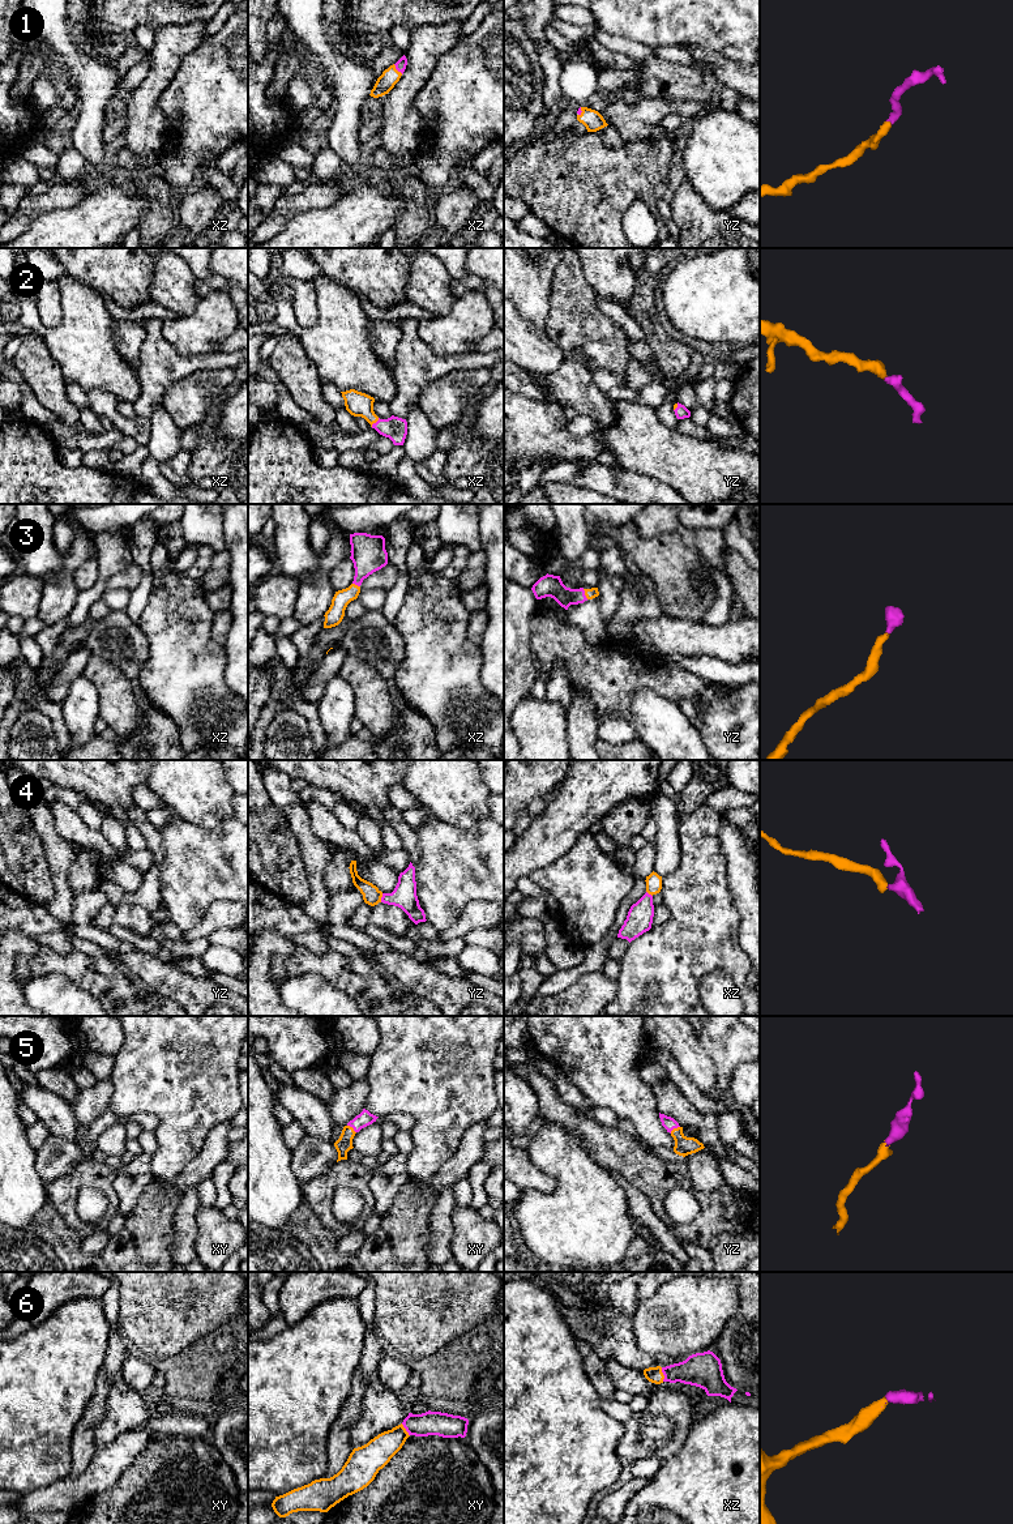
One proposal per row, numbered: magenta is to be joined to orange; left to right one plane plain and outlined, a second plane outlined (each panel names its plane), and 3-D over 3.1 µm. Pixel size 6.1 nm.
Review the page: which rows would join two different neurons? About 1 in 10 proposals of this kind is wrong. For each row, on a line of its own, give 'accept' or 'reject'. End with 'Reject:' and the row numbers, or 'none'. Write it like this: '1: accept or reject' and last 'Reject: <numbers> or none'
1: accept
2: accept
3: accept
4: accept
5: accept
6: accept
Reject: none

